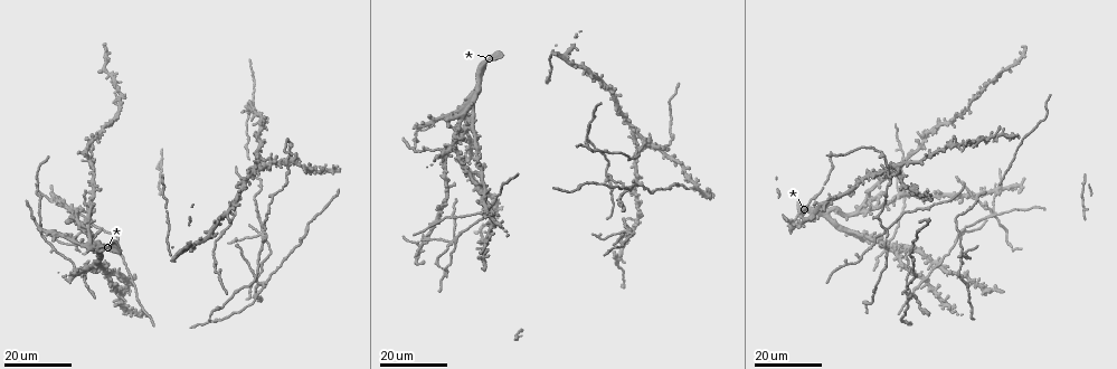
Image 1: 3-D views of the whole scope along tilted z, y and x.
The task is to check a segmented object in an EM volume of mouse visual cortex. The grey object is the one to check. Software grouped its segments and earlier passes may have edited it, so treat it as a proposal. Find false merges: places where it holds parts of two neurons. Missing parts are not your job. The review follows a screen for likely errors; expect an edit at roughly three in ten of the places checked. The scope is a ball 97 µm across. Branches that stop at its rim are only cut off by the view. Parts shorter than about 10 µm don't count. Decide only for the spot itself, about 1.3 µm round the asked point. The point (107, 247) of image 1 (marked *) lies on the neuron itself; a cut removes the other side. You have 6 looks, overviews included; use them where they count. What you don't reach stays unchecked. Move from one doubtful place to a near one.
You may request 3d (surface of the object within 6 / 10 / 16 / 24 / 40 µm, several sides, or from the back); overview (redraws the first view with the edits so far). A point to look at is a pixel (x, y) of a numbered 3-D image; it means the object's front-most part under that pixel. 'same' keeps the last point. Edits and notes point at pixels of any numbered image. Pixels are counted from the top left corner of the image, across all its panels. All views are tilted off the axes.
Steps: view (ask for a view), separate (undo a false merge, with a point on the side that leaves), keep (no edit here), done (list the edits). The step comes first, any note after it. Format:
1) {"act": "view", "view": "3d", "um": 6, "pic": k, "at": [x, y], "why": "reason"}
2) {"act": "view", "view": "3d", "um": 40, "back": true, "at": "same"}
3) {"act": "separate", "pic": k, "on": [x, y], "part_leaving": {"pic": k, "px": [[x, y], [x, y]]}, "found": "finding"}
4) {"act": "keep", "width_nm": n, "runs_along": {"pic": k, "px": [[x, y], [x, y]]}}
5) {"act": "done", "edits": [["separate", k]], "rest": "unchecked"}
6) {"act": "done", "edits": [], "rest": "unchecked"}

{"act": "view", "view": "3d", "um": 16, "pic": 1, "at": [891, 176], "why": "two arms in line, one across"}

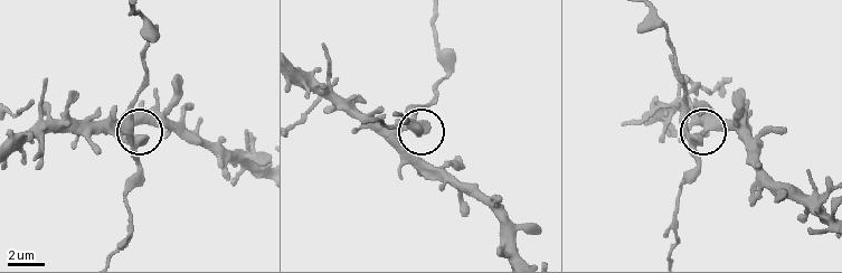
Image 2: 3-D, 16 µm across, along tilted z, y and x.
{"act": "view", "view": "3d", "um": 10, "pic": 2, "at": [418, 120]}

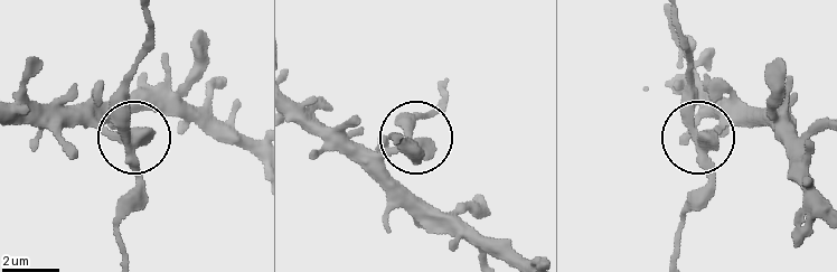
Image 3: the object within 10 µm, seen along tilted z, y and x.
{"act": "keep", "side_arm_um": 28, "runs_along": {"pic": 3, "px": [[677, 92], [707, 104], [718, 127], [699, 132], [687, 63]]}, "found": "continuous, no second neuron"}

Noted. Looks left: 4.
{"act": "view", "view": "3d", "um": 24, "pic": 1, "at": [955, 241], "why": "three arms meet"}

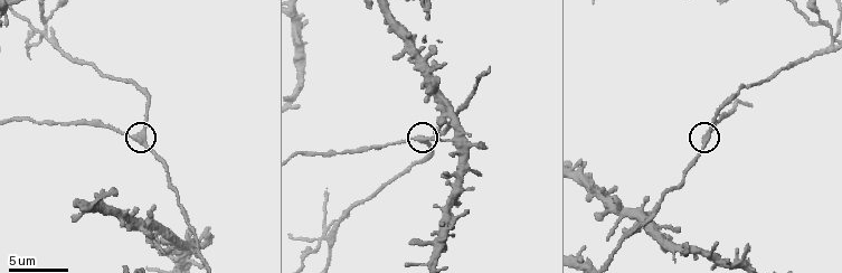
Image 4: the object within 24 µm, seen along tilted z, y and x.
{"act": "view", "view": "3d", "um": 6, "pic": 4, "at": [136, 137], "why": "closer look"}

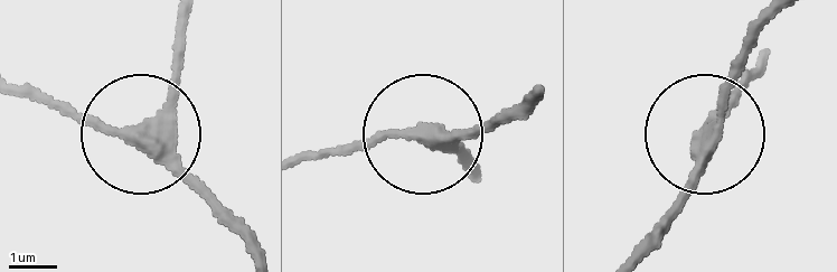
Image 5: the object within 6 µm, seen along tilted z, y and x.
{"act": "keep", "width_nm": 280, "found": "one neuron here"}

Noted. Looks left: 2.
{"act": "view", "view": "3d", "um": 10, "pic": 4, "at": [311, 238]}

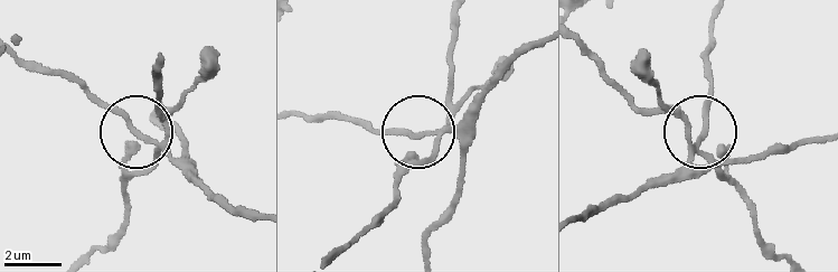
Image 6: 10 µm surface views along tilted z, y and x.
{"act": "separate", "pic": 6, "on": [171, 112], "part_leaving": {"pic": 6, "px": [[161, 148], [126, 187], [124, 226], [100, 251]]}, "found": "two neurons meet here"}

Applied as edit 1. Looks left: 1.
{"act": "done", "edits": [["separate", 6]], "rest": "unchecked"}

